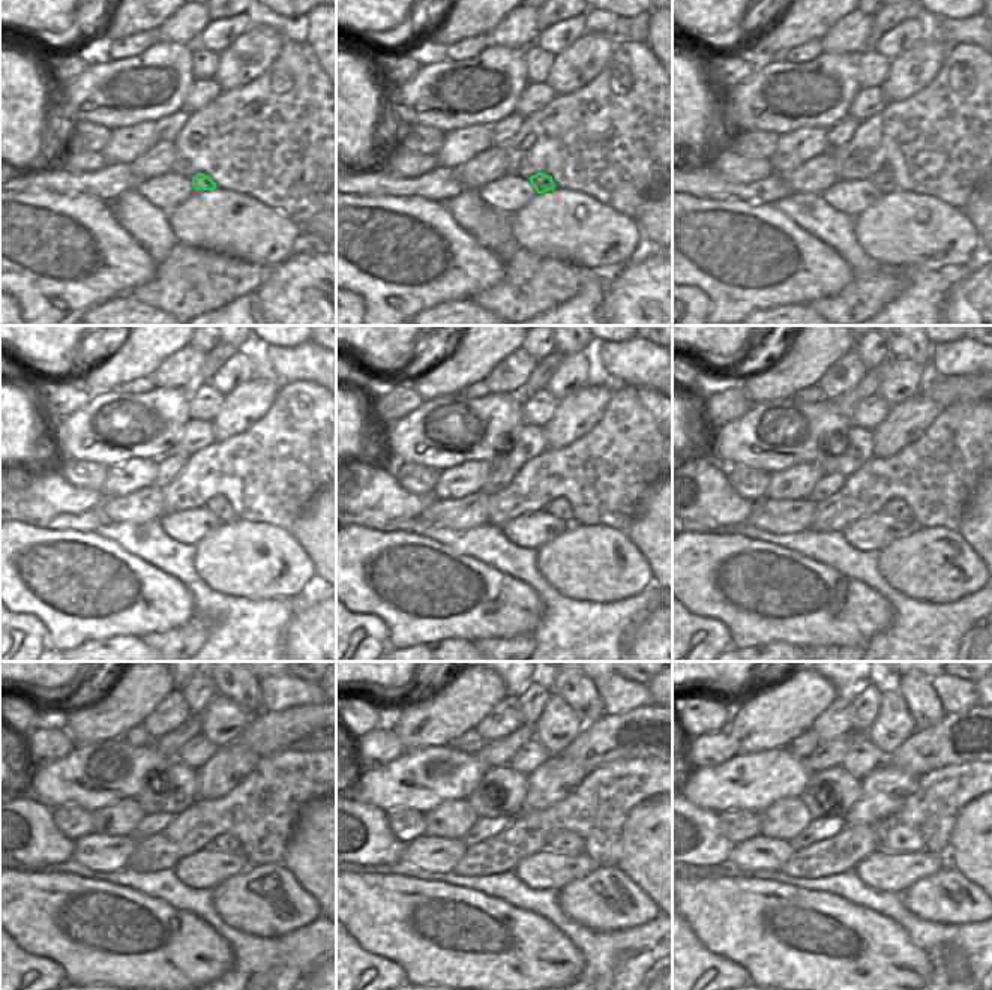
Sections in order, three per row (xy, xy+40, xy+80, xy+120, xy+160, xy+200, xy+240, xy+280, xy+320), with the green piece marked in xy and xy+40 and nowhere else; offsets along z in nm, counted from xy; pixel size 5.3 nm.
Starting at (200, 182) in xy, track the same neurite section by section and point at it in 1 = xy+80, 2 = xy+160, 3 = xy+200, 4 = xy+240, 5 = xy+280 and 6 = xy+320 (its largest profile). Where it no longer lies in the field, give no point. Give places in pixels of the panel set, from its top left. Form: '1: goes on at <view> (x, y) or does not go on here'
1: goes on at xy+80 (883, 180)
2: goes on at xy+160 (560, 509)
3: goes on at xy+200 (896, 509)
4: goes on at xy+240 (222, 843)
5: goes on at xy+280 (563, 842)
6: goes on at xy+320 (899, 839)

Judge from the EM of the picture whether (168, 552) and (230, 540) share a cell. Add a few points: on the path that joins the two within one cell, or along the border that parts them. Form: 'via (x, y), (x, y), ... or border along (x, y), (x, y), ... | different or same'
border along (194, 548), (194, 572), (203, 582) | different

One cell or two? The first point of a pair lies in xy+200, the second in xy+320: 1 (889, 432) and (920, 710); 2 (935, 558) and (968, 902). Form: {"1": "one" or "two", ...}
{"1": "two", "2": "one"}

